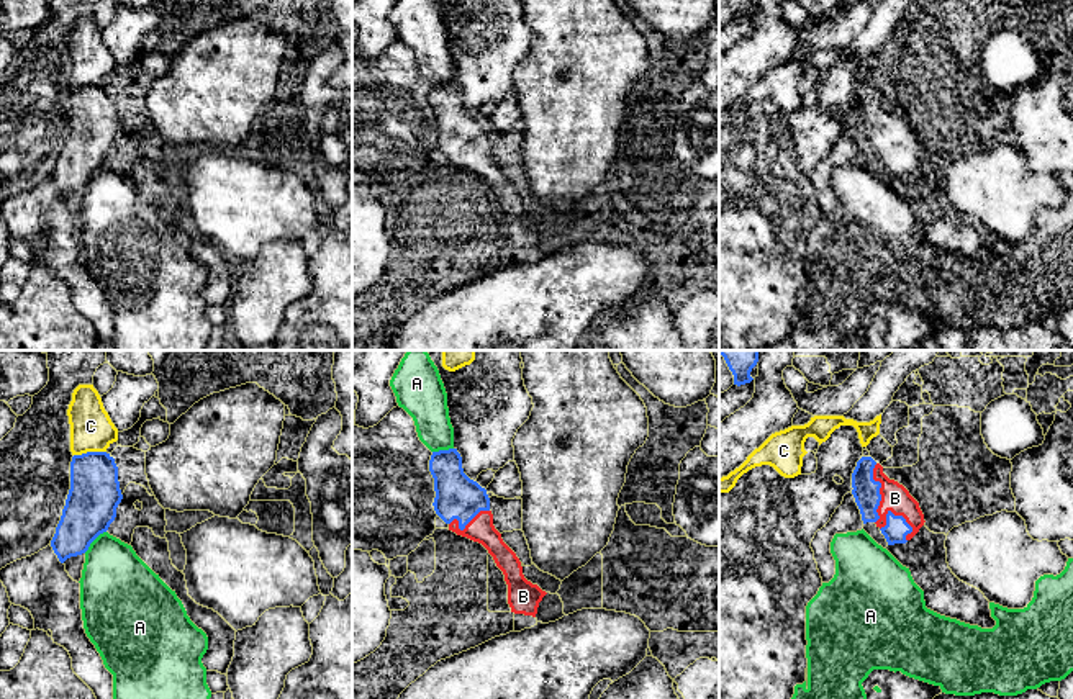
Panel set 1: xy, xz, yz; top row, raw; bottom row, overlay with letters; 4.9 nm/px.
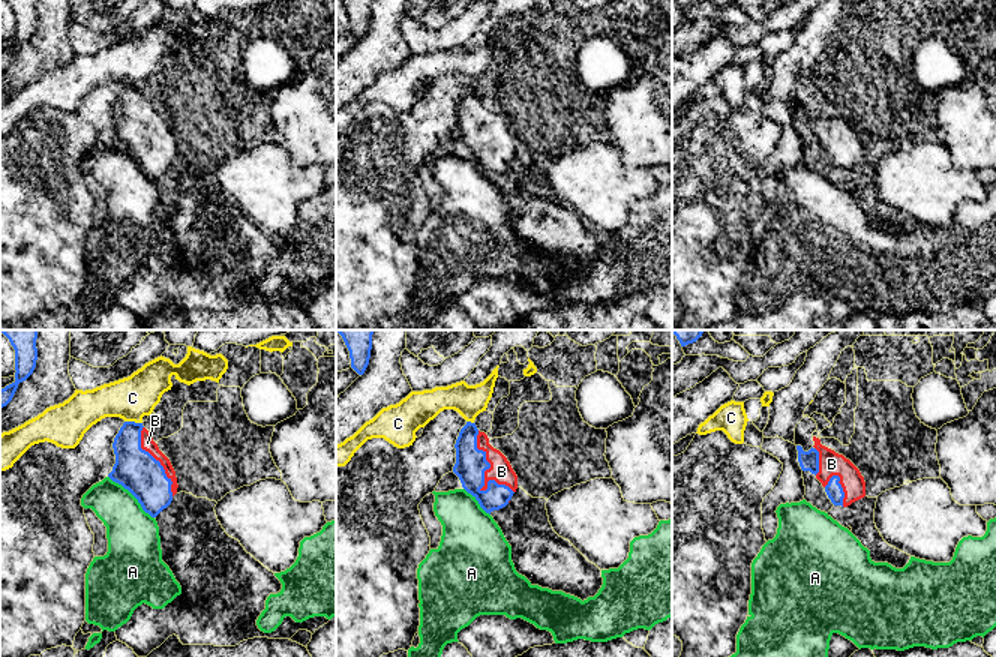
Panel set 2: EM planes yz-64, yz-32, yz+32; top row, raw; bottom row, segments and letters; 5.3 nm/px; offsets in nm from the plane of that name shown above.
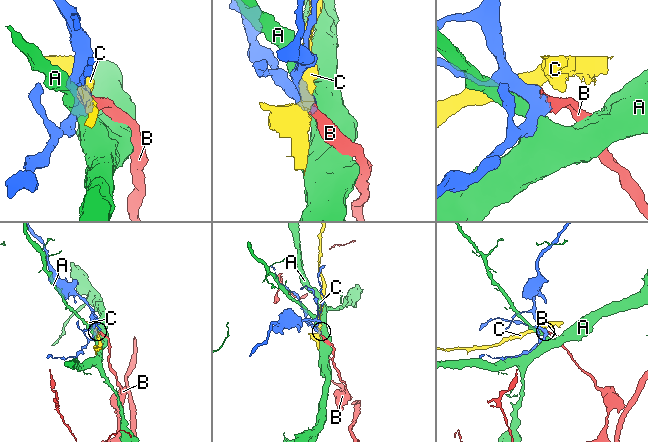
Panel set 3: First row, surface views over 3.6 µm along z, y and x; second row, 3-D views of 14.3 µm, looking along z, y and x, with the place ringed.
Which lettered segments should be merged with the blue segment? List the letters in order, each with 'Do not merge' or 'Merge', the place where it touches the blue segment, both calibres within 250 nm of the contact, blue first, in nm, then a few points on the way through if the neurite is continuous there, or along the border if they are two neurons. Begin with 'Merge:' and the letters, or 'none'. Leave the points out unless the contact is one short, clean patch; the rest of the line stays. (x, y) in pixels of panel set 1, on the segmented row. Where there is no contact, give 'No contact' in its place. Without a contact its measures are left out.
Merge: B
A: Do not merge. Touches blue at xy (94, 539). Thickness 260 nm (blue) against 340 nm
B: Merge. Touches blue at yz (878, 493). Thickness 130 nm (blue) against 140 nm
C: Do not merge. Touches blue at xy (89, 452). Thickness 260 nm (blue) against 200 nm

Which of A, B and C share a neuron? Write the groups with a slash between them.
A / B / C

